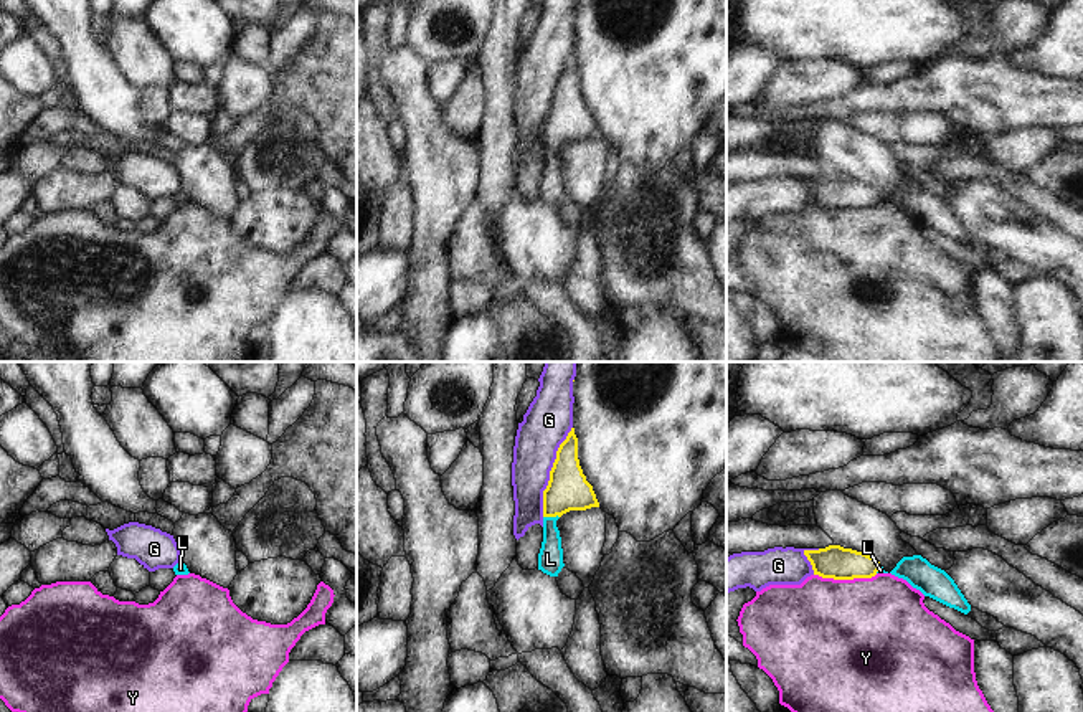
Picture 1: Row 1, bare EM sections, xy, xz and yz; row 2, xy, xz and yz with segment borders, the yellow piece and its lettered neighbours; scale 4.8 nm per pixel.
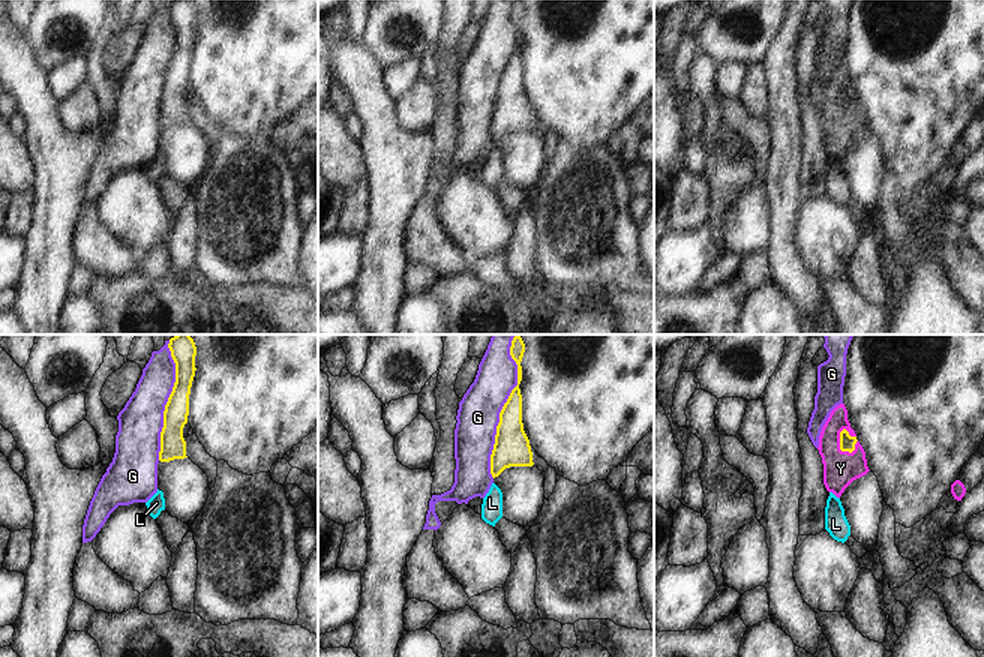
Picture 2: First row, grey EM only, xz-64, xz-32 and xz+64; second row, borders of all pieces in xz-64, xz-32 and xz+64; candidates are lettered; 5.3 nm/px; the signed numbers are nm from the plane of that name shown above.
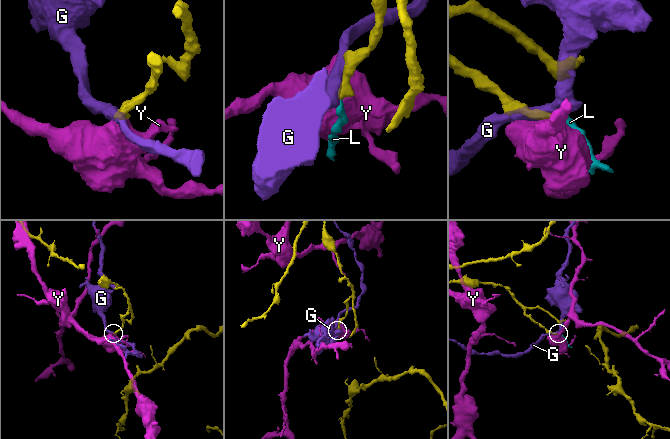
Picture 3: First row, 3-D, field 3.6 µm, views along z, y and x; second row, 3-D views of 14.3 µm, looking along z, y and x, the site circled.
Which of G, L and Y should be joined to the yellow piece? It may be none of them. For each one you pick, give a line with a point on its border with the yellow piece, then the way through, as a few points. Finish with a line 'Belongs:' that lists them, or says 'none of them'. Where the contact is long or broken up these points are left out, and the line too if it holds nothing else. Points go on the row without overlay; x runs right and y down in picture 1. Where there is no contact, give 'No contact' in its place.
L: Touches yellow at xz (550, 146). Path across: xz (568, 119), (555, 132), (550, 146), (550, 189)
Belongs: L

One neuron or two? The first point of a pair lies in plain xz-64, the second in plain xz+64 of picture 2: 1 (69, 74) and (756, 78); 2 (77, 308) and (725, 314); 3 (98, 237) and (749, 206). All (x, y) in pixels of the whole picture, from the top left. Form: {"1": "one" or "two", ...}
{"1": "two", "2": "two", "3": "one"}

